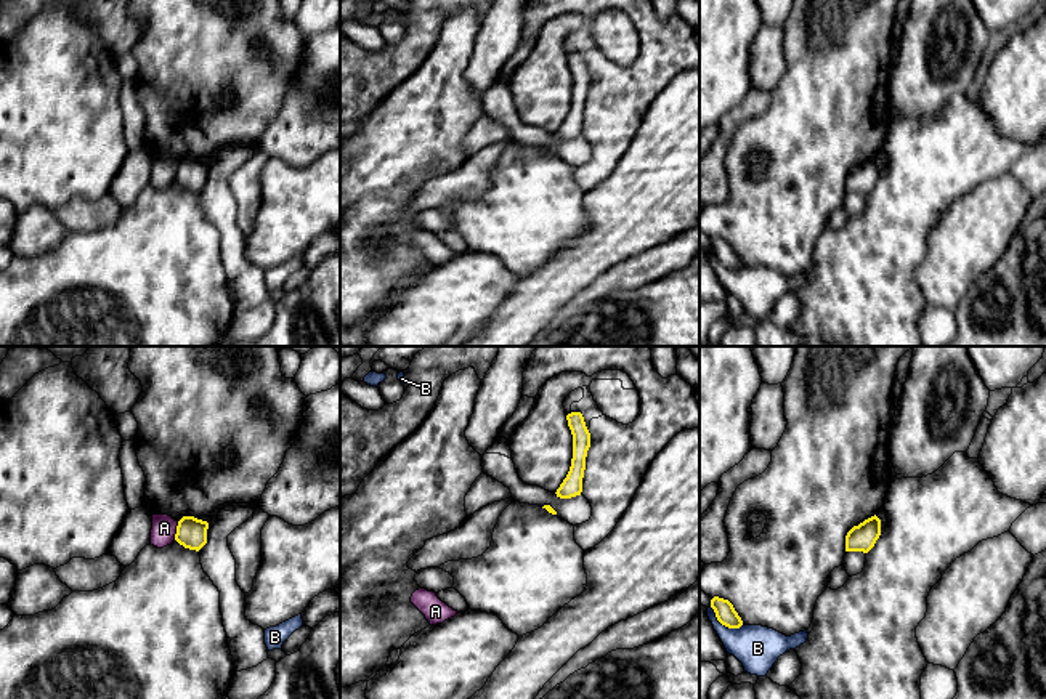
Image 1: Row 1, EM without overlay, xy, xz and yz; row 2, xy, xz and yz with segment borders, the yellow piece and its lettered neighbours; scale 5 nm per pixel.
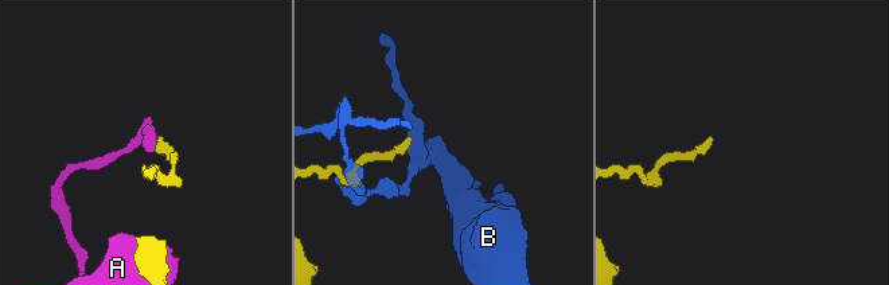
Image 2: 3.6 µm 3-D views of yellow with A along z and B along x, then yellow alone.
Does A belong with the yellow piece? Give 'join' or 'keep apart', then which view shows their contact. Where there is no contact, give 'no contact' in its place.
keep apart; contact in xy

